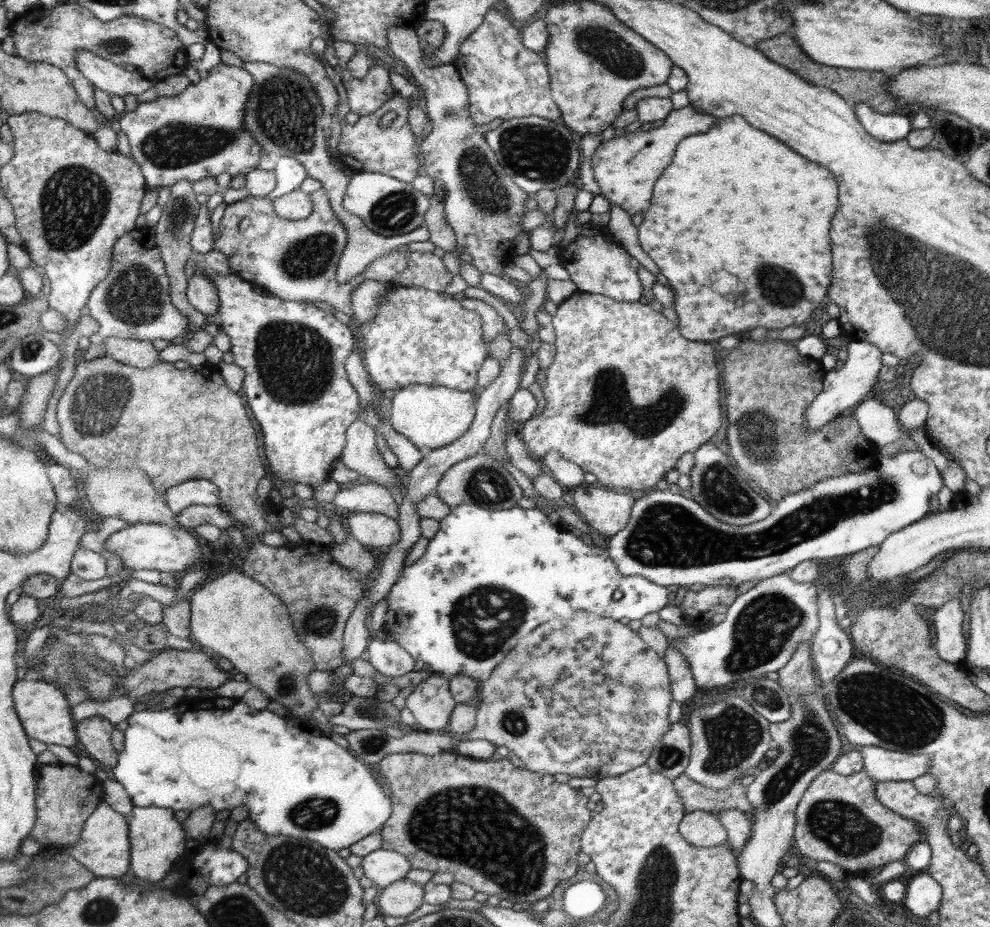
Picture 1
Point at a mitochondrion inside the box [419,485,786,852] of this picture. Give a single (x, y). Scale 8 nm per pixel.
(482, 622)

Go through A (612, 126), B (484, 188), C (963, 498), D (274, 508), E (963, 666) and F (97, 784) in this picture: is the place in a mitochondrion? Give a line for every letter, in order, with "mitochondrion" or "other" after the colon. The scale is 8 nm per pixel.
A: other
B: mitochondrion
C: other
D: other
E: other
F: other

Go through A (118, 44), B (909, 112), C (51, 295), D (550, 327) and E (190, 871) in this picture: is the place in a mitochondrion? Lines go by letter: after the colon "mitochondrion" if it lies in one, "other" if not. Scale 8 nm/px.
A: mitochondrion
B: other
C: other
D: other
E: other

